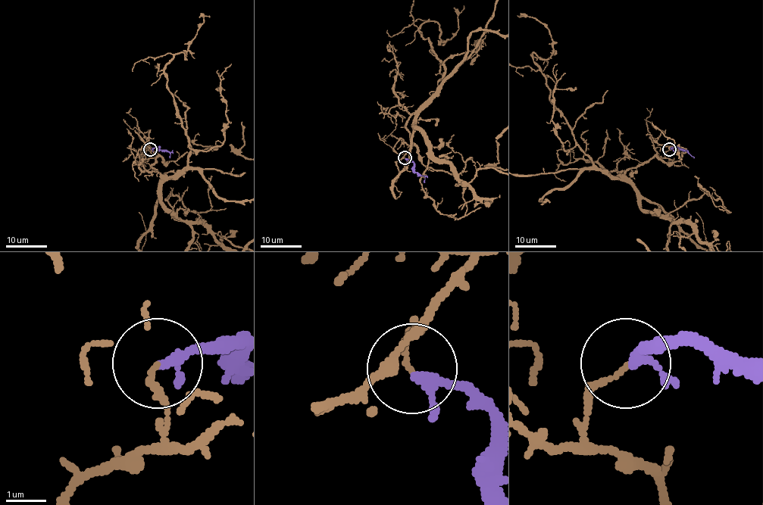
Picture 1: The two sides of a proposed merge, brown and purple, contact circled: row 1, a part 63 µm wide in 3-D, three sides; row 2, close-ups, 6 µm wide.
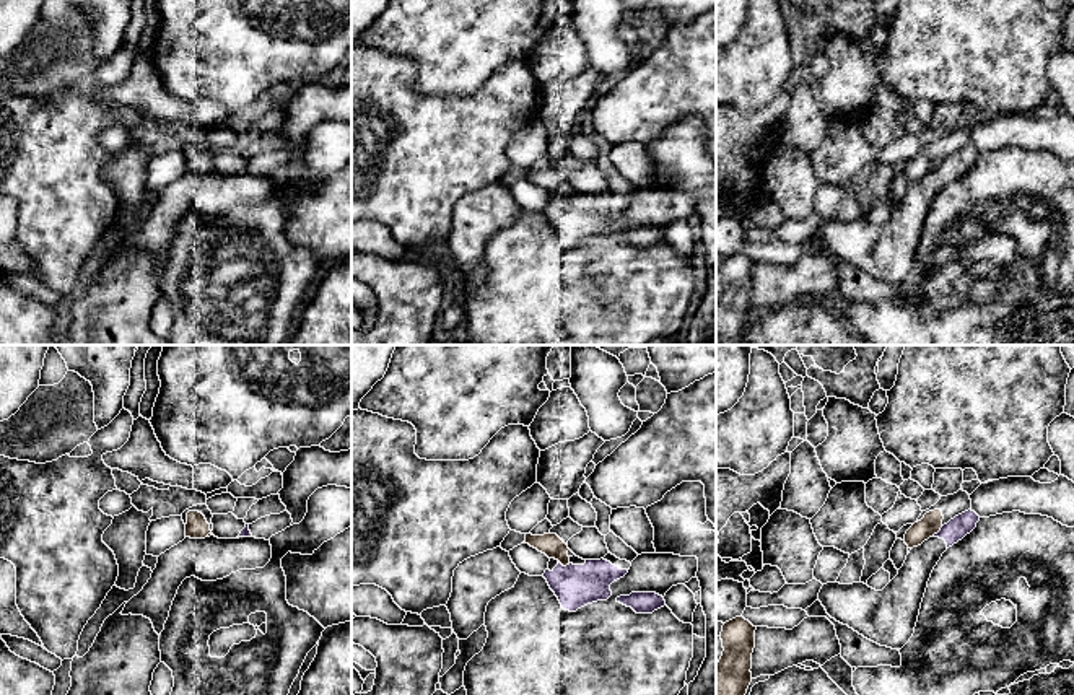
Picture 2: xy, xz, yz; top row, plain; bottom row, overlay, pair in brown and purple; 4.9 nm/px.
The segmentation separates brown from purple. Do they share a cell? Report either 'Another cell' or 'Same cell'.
Another cell

